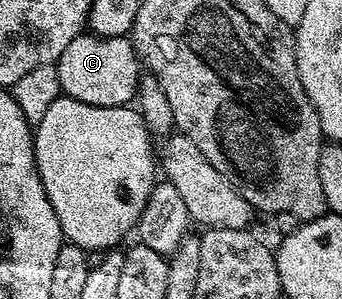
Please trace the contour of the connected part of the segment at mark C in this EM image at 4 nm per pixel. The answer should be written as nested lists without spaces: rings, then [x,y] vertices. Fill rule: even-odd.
[[[81,34],[65,48],[55,65],[60,91],[87,105],[126,107],[138,93],[141,62],[128,37]]]

